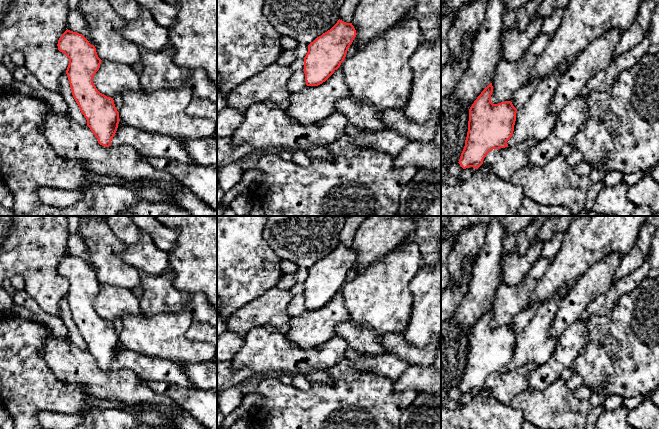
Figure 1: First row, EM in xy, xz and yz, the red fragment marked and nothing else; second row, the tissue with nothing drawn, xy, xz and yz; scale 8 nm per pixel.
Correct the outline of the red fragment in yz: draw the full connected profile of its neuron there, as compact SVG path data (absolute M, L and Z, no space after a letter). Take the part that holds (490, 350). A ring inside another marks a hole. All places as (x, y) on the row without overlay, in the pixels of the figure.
M490 307L469 333L467 361L458 386L463 393L469 391L478 393L490 375L508 371L507 365L513 359L517 333L513 330L511 325L493 328L491 326L492 316L493 310L492 307Z

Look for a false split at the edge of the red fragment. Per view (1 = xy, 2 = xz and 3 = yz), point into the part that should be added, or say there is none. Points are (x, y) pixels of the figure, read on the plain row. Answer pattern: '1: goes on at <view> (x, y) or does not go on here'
1: does not go on here
2: does not go on here
3: does not go on here

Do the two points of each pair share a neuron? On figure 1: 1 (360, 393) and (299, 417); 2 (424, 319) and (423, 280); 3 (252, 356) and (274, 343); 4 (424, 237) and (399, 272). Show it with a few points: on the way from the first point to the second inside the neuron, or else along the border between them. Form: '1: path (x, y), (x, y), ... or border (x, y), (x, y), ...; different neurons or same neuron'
1: path (345, 398), (337, 399), (319, 417), (314, 417); same neuron
2: path (429, 309), (429, 290); same neuron
3: path (257, 354), (269, 348); same neuron
4: border (405, 239), (414, 243), (421, 253); different neurons

